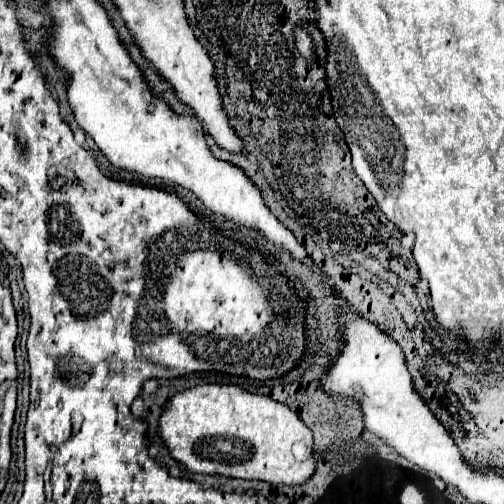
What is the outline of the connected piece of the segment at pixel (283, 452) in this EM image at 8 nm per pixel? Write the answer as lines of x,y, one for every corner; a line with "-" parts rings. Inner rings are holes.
196,385
192,389
186,389
182,393
176,393
164,415
160,417
160,437
168,445
172,457
180,463
184,463
194,473
204,475
222,475
222,477
234,477
234,479
254,479
254,481
266,481
272,485
302,485
306,483
316,467
318,459
312,451
312,431
302,423
302,419
284,403
278,403
270,399
268,395
254,395
248,393
236,385
-
304,443
308,445
308,459
302,461
294,455
294,445

